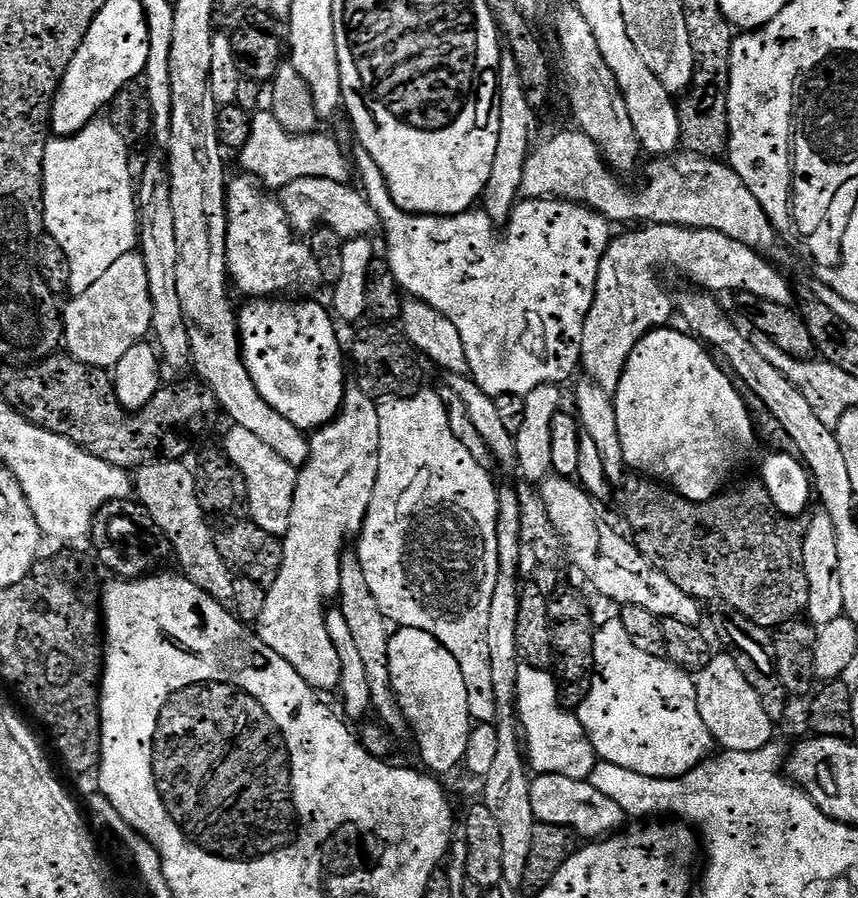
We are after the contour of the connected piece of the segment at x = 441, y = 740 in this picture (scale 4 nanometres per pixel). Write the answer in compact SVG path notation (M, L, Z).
M402 627L389 635L388 649L390 682L414 740L416 736L420 760L425 764L421 765L432 774L459 769L464 762L466 742L470 742L474 721L470 702L466 702L466 678L462 678L454 654L438 643L434 634Z

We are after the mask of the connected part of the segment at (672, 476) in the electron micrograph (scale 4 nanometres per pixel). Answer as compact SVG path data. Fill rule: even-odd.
M672 326L654 328L634 346L614 393L618 438L622 438L624 462L631 471L633 468L636 472L644 472L640 474L667 486L690 502L701 504L719 496L732 471L751 458L758 428L752 425L752 416L733 377L708 360L709 353L700 352L701 345L694 342L691 335L683 335L676 336Z

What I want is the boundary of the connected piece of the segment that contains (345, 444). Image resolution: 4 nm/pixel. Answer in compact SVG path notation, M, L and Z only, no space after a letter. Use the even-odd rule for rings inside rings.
M352 386L344 393L340 413L329 424L315 429L308 442L308 461L296 474L294 486L294 506L290 509L290 526L282 538L284 553L278 578L266 588L266 606L262 606L260 619L254 628L260 640L282 654L298 674L312 688L321 693L339 689L342 678L342 662L338 662L338 650L326 634L326 603L339 597L338 578L340 577L340 558L346 551L348 536L355 537L368 513L370 498L374 494L374 482L378 482L378 454L380 453L380 423L378 404L367 396L358 386Z

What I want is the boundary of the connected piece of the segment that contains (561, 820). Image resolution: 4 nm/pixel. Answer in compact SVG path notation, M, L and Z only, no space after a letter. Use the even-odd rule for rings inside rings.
M562 774L537 775L528 785L530 806L541 824L566 826L580 838L607 838L623 829L626 824L626 813L618 802L606 798L587 780L566 778Z

